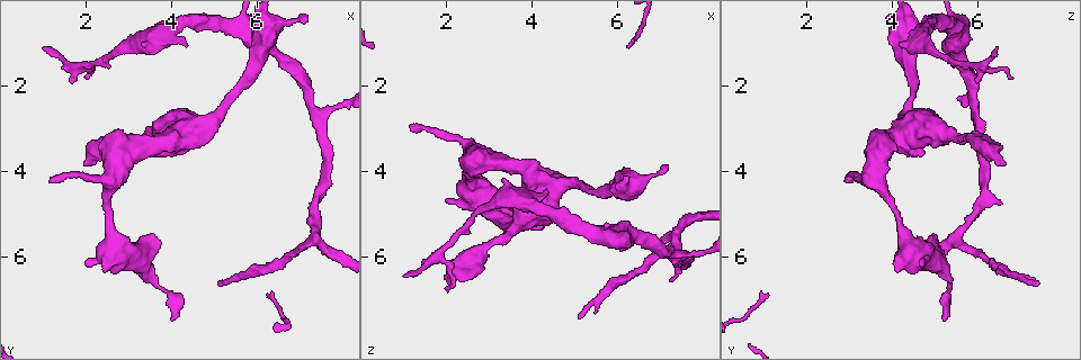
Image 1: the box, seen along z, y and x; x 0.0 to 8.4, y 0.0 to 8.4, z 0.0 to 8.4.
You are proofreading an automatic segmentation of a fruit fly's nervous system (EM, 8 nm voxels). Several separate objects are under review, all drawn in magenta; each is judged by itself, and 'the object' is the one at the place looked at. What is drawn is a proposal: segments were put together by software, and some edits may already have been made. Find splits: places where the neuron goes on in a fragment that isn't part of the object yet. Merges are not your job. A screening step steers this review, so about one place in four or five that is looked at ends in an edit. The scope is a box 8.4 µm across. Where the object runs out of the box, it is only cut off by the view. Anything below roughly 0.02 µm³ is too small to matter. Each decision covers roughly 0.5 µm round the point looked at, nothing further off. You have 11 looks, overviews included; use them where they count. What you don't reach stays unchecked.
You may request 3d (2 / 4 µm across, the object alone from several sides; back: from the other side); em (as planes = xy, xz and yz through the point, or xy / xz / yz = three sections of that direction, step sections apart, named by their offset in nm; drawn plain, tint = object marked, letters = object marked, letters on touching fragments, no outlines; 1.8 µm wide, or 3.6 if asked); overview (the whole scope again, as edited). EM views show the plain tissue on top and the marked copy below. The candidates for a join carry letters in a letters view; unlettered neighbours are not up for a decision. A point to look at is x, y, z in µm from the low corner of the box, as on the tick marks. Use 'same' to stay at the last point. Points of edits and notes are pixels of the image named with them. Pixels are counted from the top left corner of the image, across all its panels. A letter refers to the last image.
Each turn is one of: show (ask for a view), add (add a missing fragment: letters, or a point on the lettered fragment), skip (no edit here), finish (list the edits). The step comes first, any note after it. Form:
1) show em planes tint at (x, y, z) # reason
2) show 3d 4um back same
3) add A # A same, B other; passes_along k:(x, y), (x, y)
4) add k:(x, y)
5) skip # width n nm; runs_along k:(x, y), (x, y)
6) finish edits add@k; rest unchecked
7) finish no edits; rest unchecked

show 3d 4um at (2.10, 3.80, 6.65)

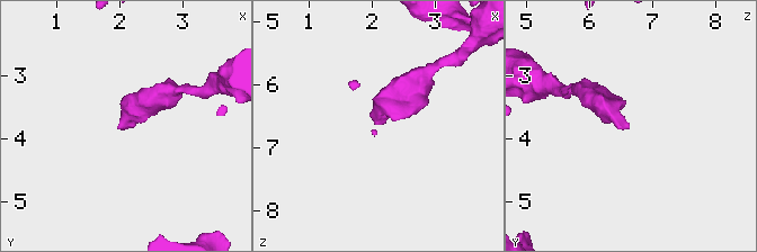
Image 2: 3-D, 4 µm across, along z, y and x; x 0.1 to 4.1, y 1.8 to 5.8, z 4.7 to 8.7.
show em yz step 8 letters at (2.10, 3.80, 6.60)

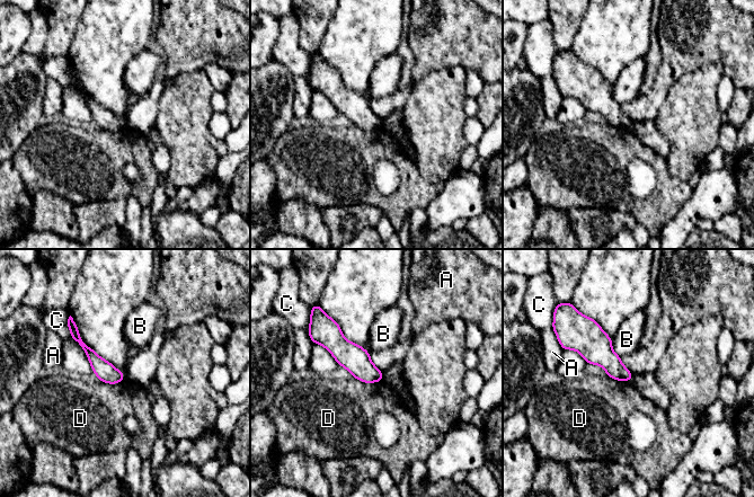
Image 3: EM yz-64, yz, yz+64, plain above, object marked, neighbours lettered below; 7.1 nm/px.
skip # longest_contact D 200 nm; A other, B other, C other, D other; runs_along 3:(319, 340), (333, 340), (379, 378); none of them fits

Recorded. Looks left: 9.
show em planes letters at (2.00, 6.20, 4.70)

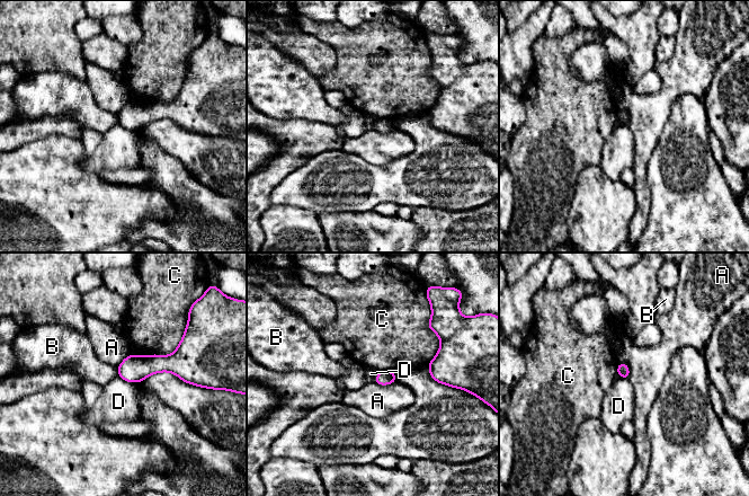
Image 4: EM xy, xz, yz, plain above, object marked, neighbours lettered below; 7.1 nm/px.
skip # A other, B other, C other, D other; runs_along 4:(121, 369), (177, 364), (188, 373); no lettered fragment goes on from it

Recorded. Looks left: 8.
show em xz step 4 tint at (4.15, 7.45, 5.20) # free end

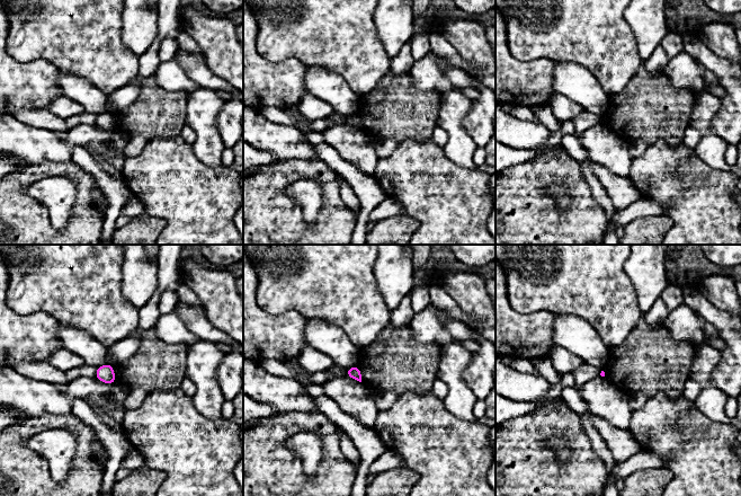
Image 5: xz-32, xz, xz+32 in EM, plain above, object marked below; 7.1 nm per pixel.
show em planes letters same # another direction

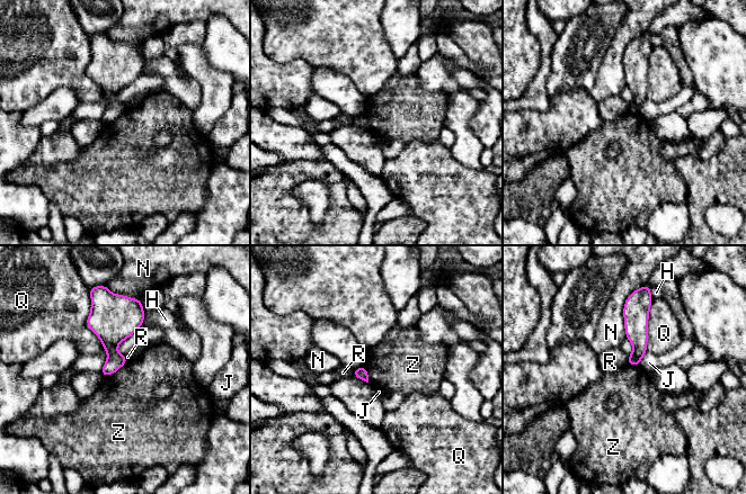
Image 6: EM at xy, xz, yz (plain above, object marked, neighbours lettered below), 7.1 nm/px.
skip # longest_contact Q 360 nm; H other, J other, N other, Q other, R other, Z other; border 6:(127, 361), (105, 377); no lettered fragment goes on from it

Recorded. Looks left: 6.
show 3d 4um at (5.10, 6.65, 7.45) # tapers out

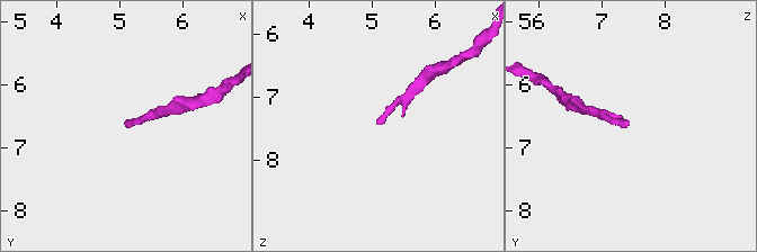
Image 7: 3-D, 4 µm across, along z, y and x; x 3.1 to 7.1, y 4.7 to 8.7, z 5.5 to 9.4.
show em planes letters at (5.10, 6.65, 7.40)

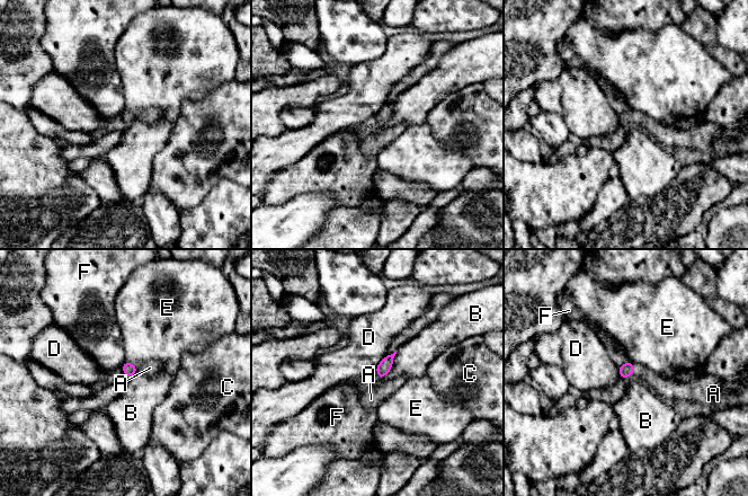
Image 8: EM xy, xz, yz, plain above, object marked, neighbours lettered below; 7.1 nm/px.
add A # A same, B other, C other, D other, E other, F other; it goes on there

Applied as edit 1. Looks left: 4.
finish edits add@8; rest unchecked

